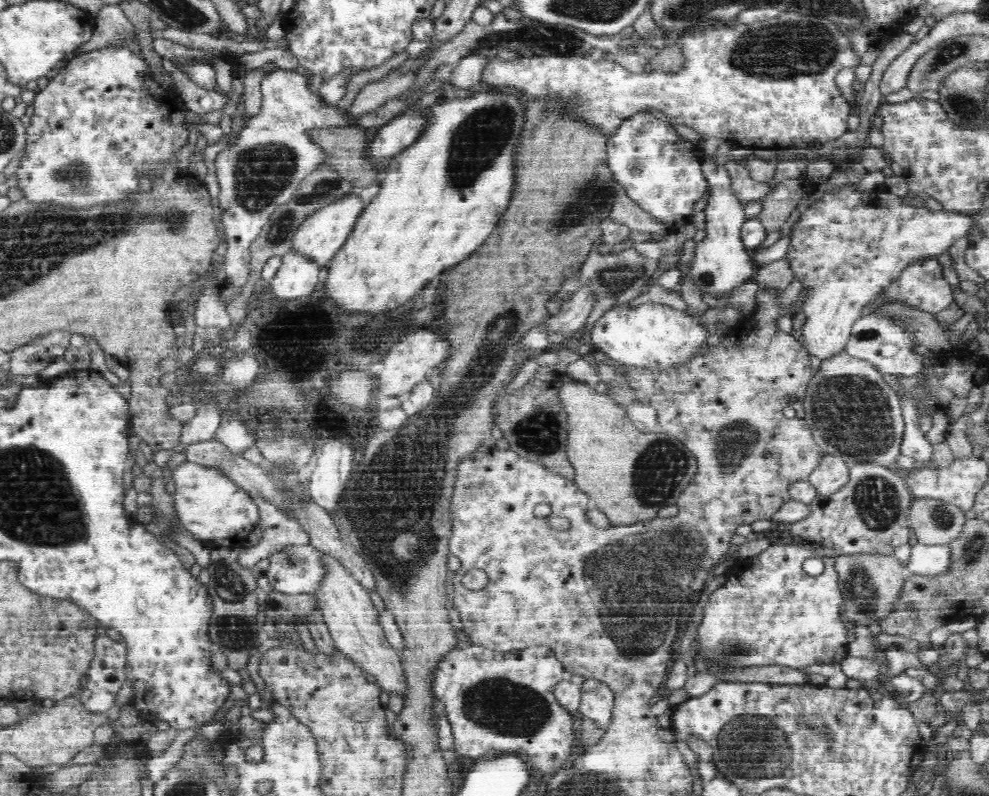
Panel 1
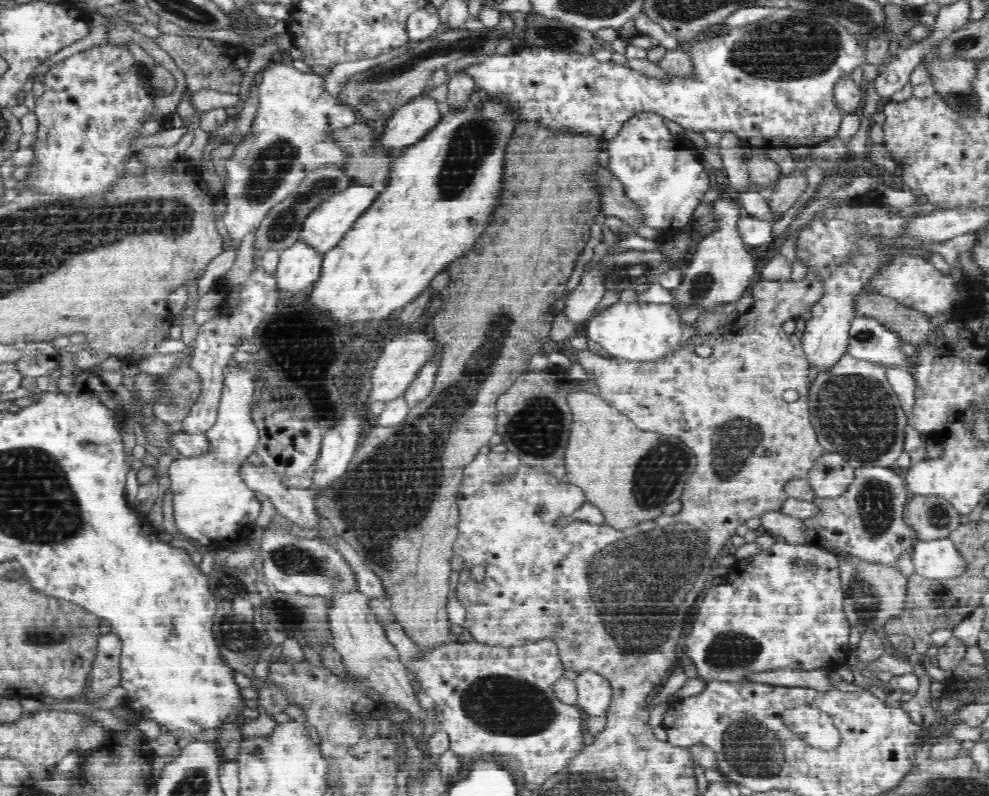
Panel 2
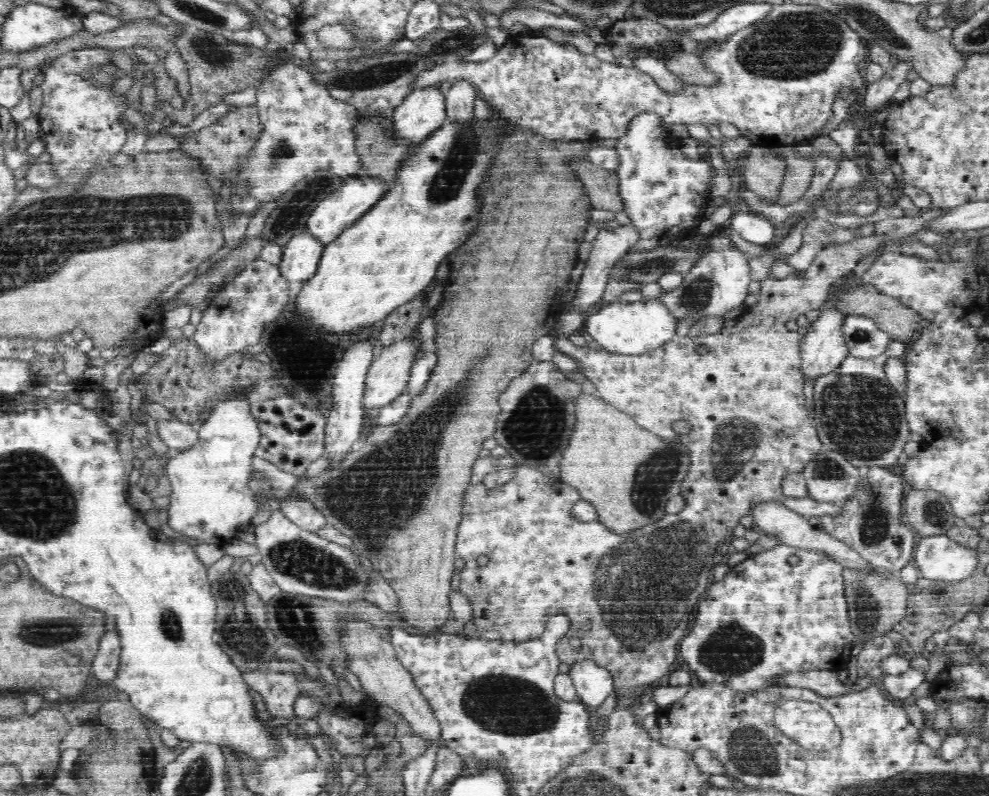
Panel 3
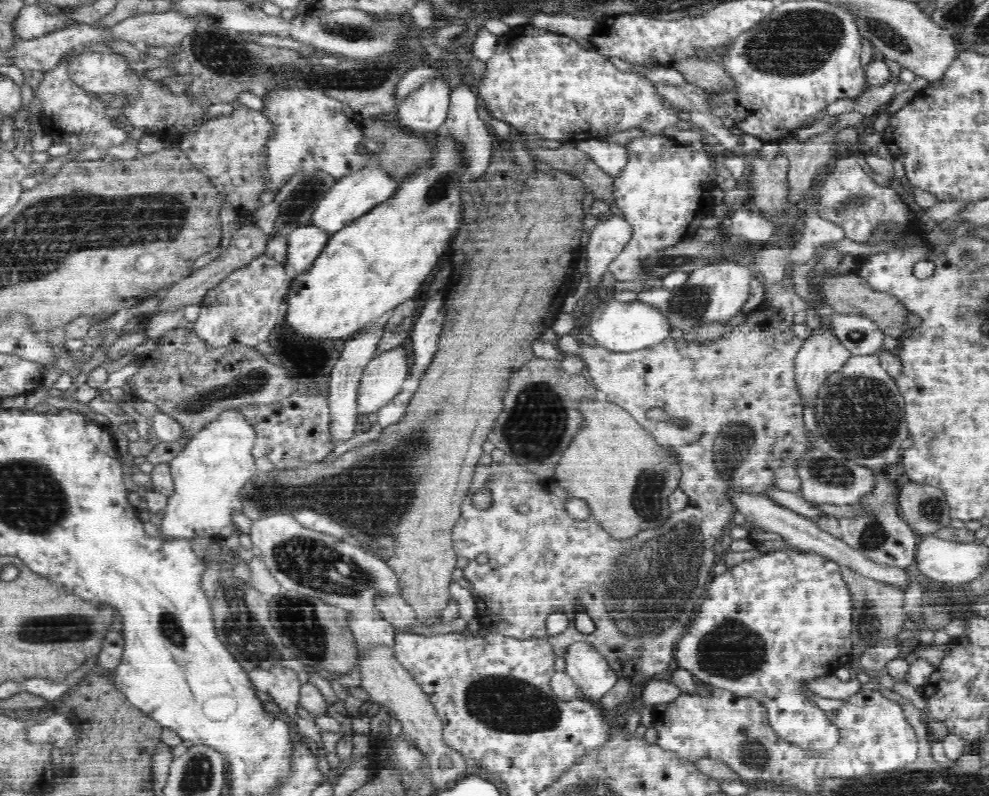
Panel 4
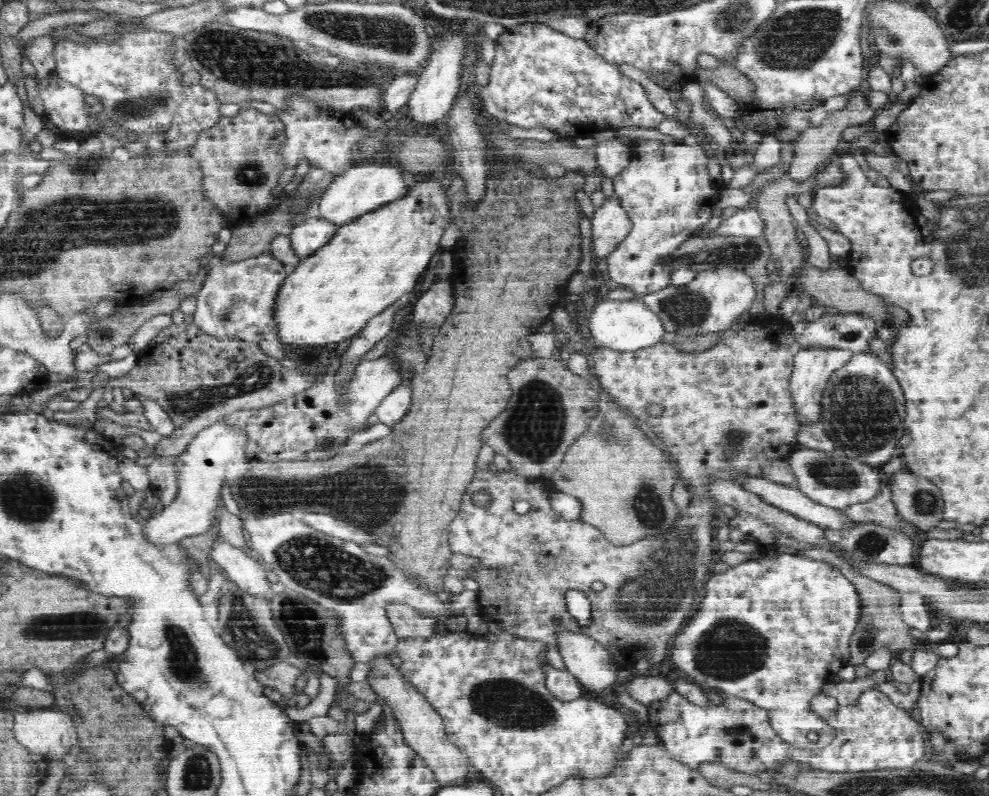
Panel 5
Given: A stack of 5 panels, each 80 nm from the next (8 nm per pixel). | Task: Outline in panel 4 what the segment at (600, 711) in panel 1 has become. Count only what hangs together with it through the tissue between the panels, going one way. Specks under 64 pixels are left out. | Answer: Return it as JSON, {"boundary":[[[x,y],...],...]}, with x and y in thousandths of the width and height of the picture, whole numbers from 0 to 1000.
{"boundary":[[[578,807],[571,814],[571,843],[584,861],[587,876],[607,879],[621,864],[624,849],[611,823],[595,807]]]}

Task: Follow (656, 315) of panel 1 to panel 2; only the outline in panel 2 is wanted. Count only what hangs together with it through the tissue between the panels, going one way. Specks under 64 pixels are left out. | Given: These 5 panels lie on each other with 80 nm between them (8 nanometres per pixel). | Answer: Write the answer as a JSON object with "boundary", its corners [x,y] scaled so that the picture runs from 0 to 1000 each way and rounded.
{"boundary":[[[660,379],[624,381],[615,384],[603,397],[599,396],[593,405],[594,425],[605,430],[615,445],[623,450],[663,451],[680,440],[696,425],[705,422],[702,408],[690,406],[688,393],[675,381],[661,382]]]}

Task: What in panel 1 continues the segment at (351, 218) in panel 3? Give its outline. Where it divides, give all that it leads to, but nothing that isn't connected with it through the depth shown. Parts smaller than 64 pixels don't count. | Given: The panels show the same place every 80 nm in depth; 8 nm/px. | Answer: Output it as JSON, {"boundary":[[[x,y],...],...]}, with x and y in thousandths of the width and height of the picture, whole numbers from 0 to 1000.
{"boundary":[[[346,246],[342,251],[338,251],[336,256],[328,259],[314,269],[305,279],[296,296],[294,317],[302,317],[306,322],[314,324],[322,334],[332,334],[336,329],[338,319],[348,309],[348,304],[352,302],[352,295],[356,289],[362,271],[368,264],[368,254],[364,246]]]}

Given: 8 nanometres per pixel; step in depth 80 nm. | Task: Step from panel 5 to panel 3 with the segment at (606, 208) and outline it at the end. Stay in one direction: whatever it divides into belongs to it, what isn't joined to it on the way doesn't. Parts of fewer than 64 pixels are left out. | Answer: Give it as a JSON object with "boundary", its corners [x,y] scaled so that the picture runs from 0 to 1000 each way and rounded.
{"boundary":[[[628,283],[620,290],[615,290],[607,284],[602,304],[599,305],[600,313],[596,325],[584,339],[586,352],[583,357],[581,373],[577,377],[577,382],[579,382],[582,389],[586,389],[588,393],[595,392],[595,387],[601,384],[609,374],[619,334],[622,334],[622,329],[637,315],[637,312],[643,307],[644,300],[645,291],[643,291],[643,286],[639,283]]]}

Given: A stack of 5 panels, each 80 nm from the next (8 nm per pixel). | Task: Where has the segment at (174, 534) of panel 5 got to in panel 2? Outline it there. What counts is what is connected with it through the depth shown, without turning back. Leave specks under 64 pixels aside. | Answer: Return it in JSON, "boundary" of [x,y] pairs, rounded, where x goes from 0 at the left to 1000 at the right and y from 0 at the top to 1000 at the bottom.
{"boundary":[[[235,467],[225,475],[220,528],[206,545],[212,554],[212,565],[196,575],[182,572],[170,592],[180,667],[217,693],[240,690],[249,683],[264,642],[258,619],[243,602],[245,582],[258,567],[262,554],[253,509],[259,497],[258,487],[251,467]]]}

